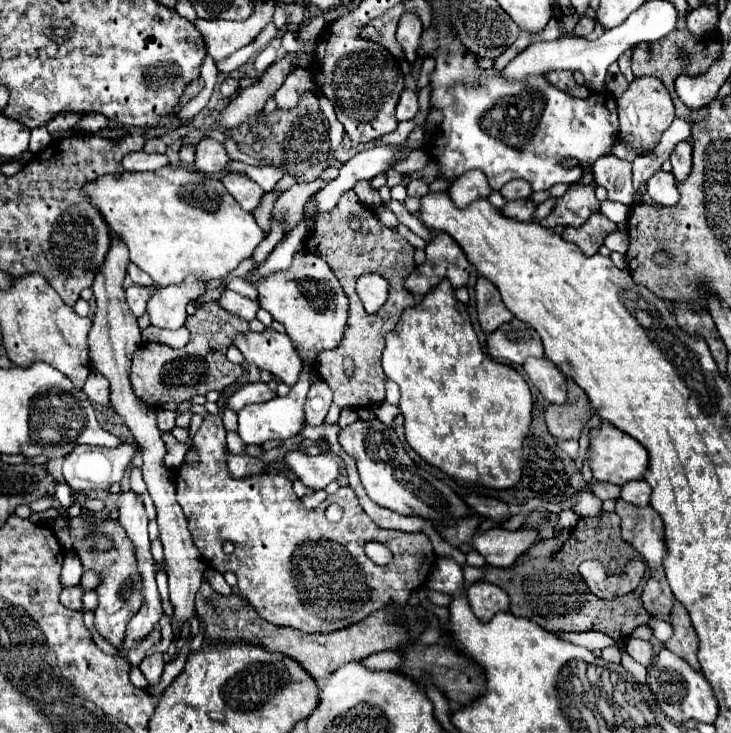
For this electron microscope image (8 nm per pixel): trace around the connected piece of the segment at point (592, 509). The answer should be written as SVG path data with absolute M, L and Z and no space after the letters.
M578 492L578 502L572 508L578 516L598 516L598 512L602 512L602 500L598 496L594 496L592 492Z

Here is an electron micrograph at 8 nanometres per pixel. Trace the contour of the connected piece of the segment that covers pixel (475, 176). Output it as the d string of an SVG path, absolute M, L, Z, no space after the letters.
M466 172L448 188L448 196L458 208L466 208L474 200L488 198L490 194L492 188L488 186L488 180L482 176L482 172Z

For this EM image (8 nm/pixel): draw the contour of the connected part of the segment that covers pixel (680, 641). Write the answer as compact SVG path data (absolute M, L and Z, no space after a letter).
M674 600L672 612L670 612L670 624L674 628L674 634L672 634L670 640L664 642L664 646L670 652L684 658L694 670L700 670L700 664L696 660L698 638L696 638L696 632L694 632L694 626L690 622L690 616L688 616L686 608L678 600Z

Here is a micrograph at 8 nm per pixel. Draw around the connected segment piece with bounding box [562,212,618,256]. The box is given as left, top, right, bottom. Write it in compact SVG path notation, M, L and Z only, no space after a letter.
M596 212L580 228L564 228L562 238L576 244L582 250L582 254L594 256L598 248L604 244L604 238L616 230L618 226L614 222L610 222L604 214Z

